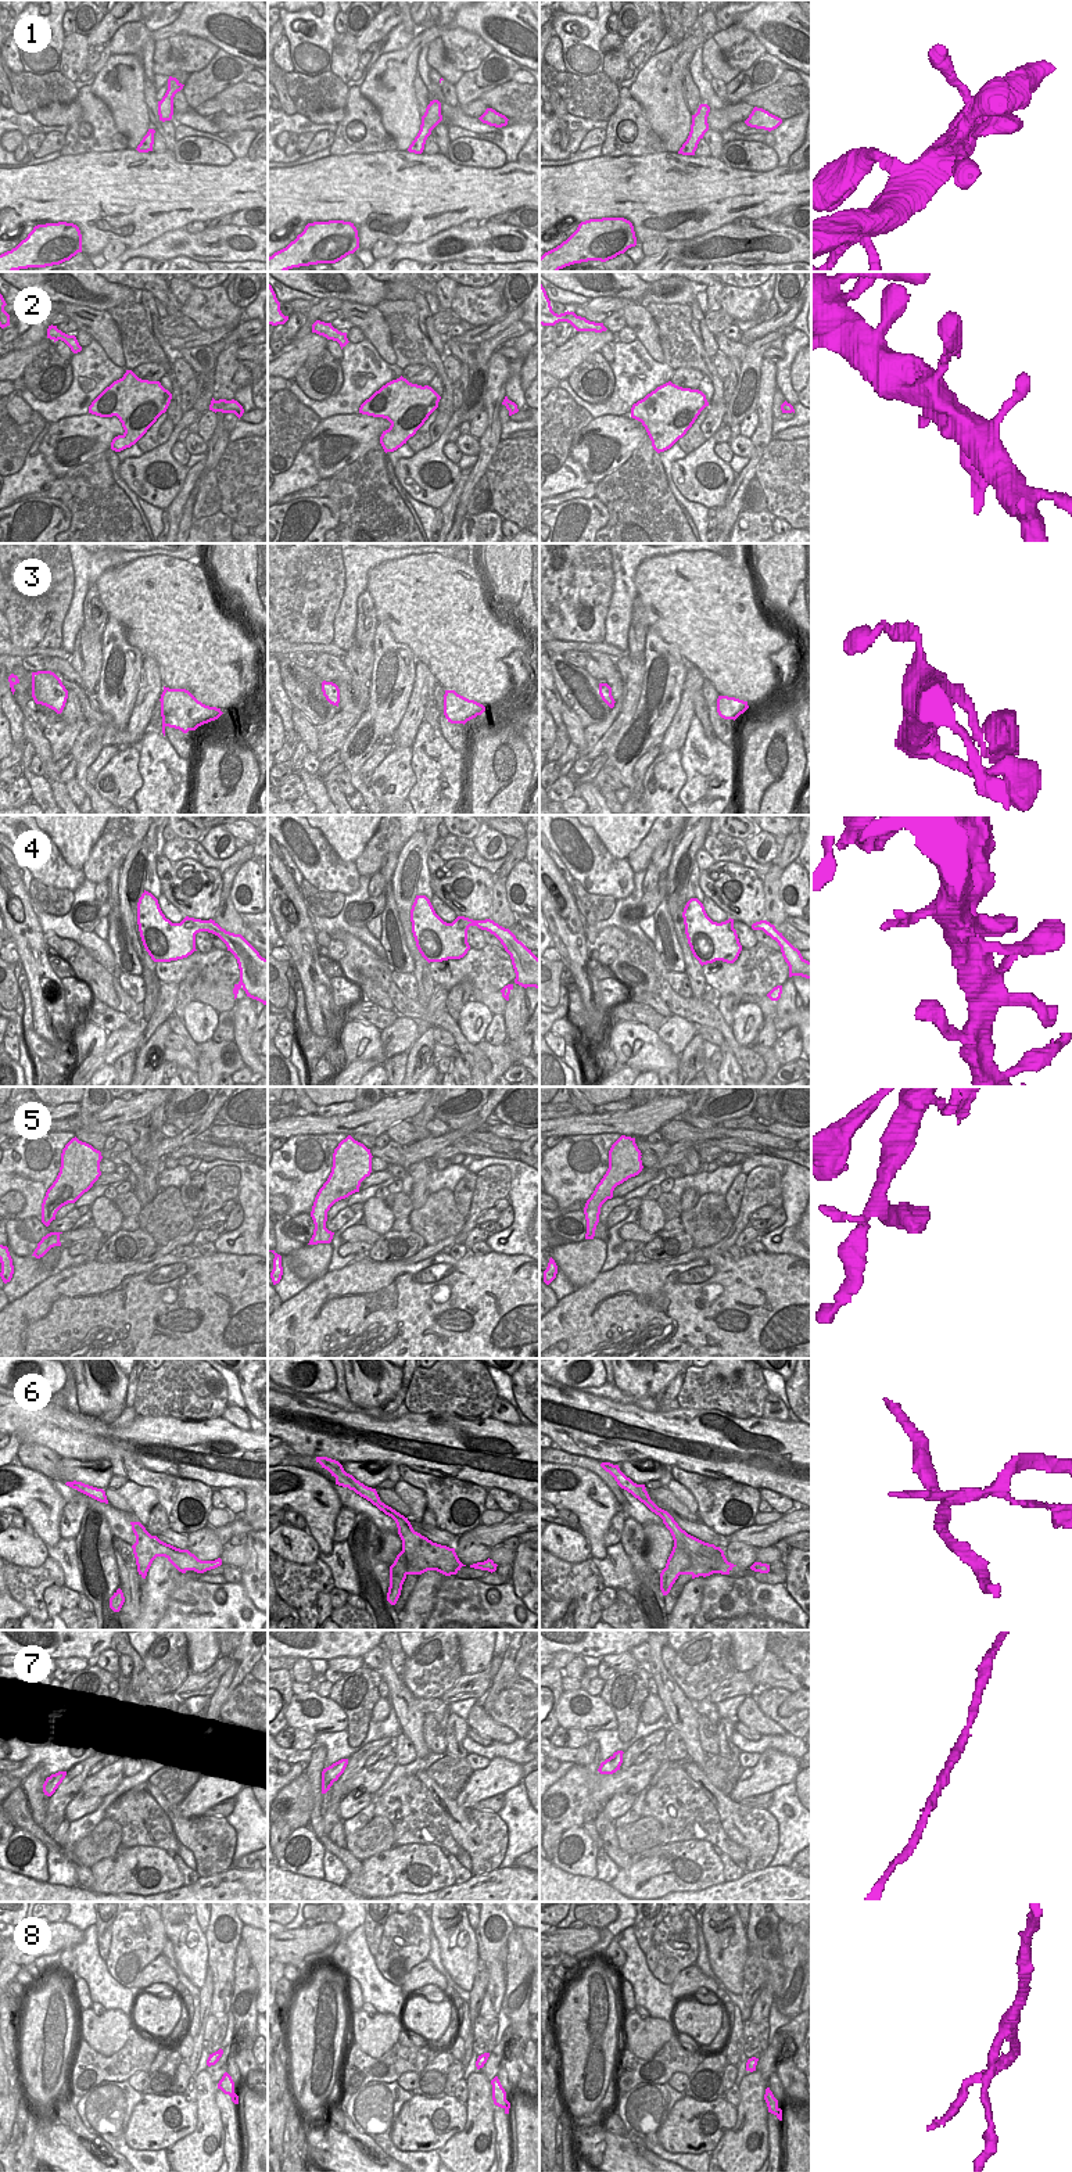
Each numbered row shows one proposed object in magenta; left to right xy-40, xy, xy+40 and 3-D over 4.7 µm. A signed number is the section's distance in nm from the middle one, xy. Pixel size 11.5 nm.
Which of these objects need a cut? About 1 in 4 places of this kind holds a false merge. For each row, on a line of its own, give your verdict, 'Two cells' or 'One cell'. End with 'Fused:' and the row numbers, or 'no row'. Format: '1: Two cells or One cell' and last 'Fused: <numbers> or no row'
1: One cell
2: One cell
3: One cell
4: One cell
5: One cell
6: Two cells
7: One cell
8: One cell
Fused: 6

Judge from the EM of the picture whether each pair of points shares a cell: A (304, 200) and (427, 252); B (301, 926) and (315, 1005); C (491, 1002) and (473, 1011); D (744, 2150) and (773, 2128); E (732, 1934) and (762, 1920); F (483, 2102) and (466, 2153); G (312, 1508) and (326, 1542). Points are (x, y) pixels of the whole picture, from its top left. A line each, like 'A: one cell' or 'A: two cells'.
A: two cells
B: one cell
C: two cells
D: two cells
E: two cells
F: one cell
G: one cell

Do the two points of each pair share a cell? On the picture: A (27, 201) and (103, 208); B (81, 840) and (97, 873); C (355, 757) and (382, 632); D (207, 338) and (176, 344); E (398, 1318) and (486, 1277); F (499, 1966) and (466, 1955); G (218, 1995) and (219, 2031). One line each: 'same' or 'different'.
A: same
B: different
C: same
D: same
E: same
F: different
G: different

